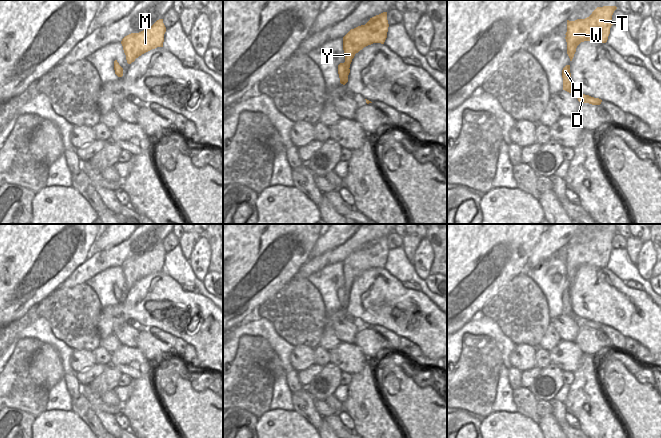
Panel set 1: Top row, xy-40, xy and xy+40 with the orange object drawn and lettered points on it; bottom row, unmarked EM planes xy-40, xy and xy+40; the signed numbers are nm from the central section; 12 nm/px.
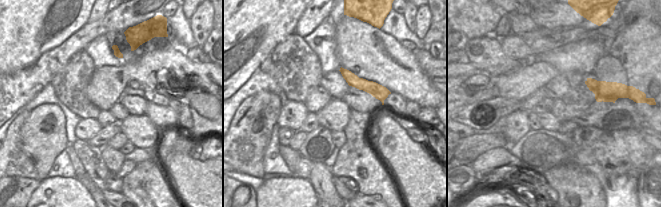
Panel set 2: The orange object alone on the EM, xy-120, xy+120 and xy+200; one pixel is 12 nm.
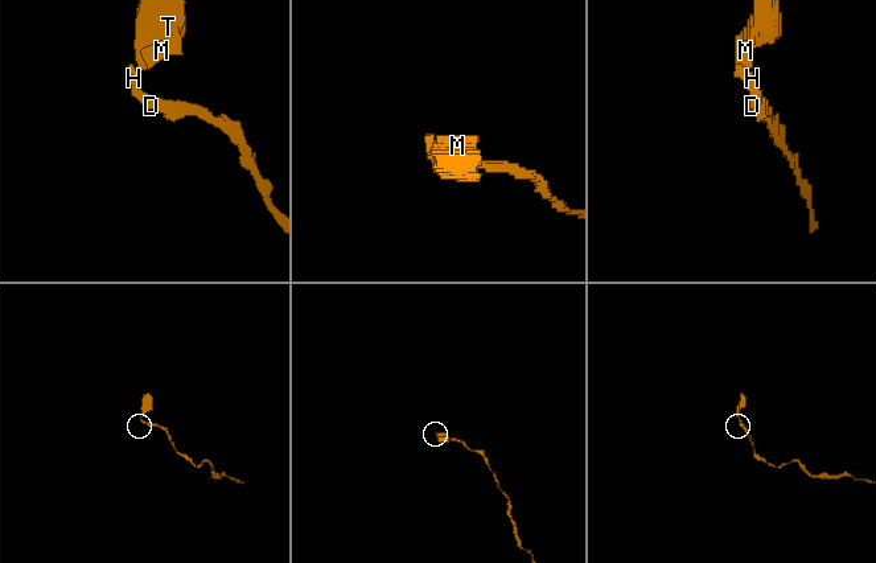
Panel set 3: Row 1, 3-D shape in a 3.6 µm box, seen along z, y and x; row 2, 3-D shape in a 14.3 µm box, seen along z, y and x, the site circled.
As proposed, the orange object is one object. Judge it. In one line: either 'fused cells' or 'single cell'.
fused cells

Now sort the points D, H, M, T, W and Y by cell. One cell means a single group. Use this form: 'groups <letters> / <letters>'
groups D H / M T W Y

